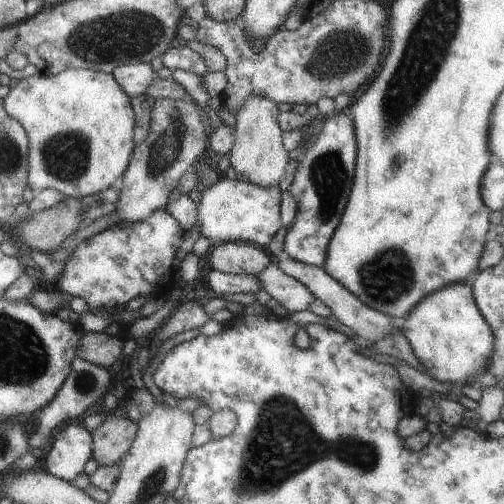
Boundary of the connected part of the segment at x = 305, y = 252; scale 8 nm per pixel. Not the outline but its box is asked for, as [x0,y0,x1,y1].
[283,111,357,267]

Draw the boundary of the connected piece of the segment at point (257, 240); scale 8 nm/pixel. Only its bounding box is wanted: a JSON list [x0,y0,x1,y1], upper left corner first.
[197,175,282,248]

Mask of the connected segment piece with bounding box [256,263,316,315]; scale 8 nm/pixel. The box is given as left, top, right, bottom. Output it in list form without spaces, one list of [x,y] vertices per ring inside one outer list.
[[[270,263],[256,276],[264,290],[279,302],[288,315],[306,311],[316,299],[304,283],[287,275],[277,264]]]

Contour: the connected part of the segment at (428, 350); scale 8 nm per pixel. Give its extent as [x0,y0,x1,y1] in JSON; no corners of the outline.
[400,281,494,388]

